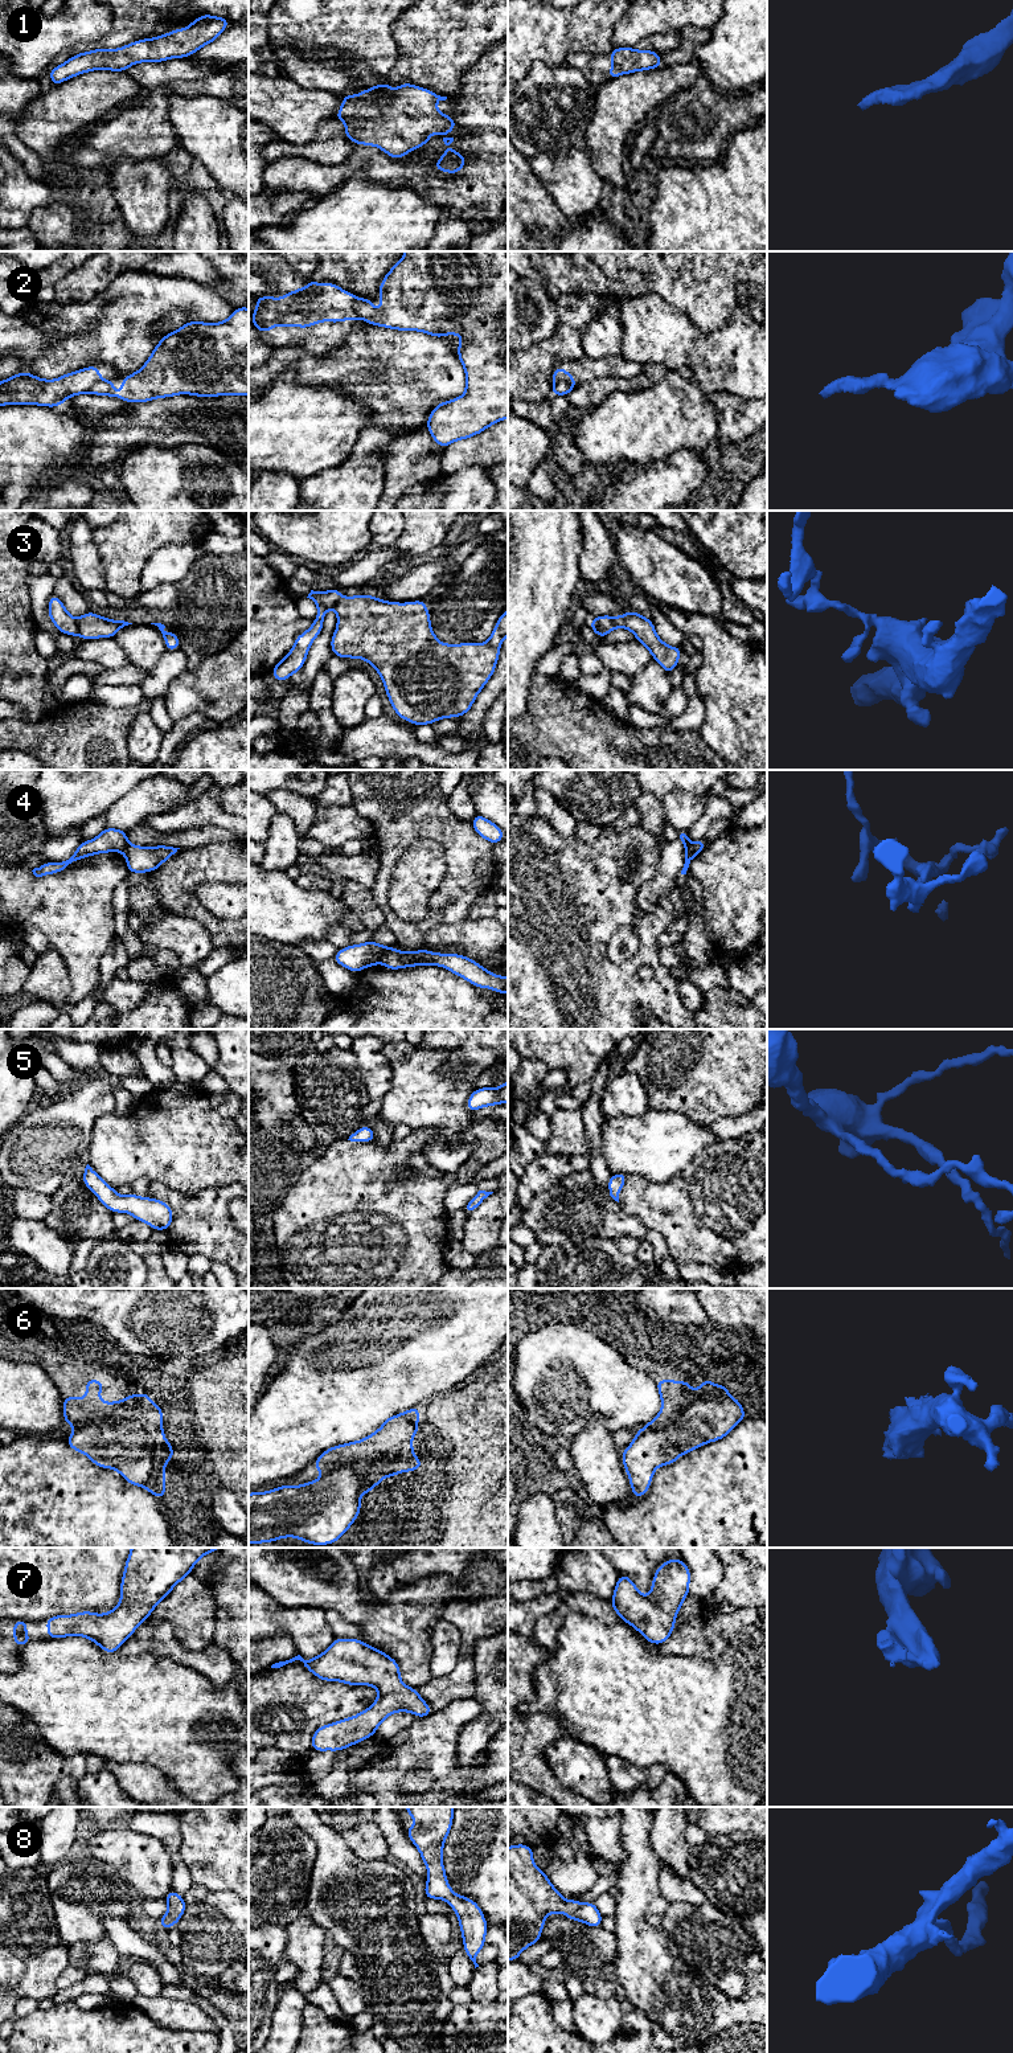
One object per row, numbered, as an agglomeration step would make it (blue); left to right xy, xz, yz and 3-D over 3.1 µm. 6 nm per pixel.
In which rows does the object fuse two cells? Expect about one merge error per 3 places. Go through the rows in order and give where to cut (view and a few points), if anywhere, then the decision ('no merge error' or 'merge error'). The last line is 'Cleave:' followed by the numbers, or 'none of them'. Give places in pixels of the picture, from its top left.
1: cut none; no merge error
2: cut xz (357, 298), (355, 310), (360, 318); merge error
3: cut xy (77, 619), (78, 634); merge error
4: cut xz (388, 947), (381, 962); merge error
5: cut none; no merge error
6: cut none; no merge error
7: cut none; no merge error
8: cut none; no merge error
Cleave: 2, 3, 4

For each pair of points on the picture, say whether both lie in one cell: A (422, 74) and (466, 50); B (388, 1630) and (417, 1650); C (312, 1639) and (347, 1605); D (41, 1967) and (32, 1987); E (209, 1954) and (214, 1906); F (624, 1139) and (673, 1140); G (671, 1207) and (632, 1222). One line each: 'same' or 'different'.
A: same
B: same
C: different
D: same
E: same
F: same
G: different

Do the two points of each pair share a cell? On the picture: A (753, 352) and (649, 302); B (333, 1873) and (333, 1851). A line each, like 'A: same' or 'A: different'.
A: same
B: same

